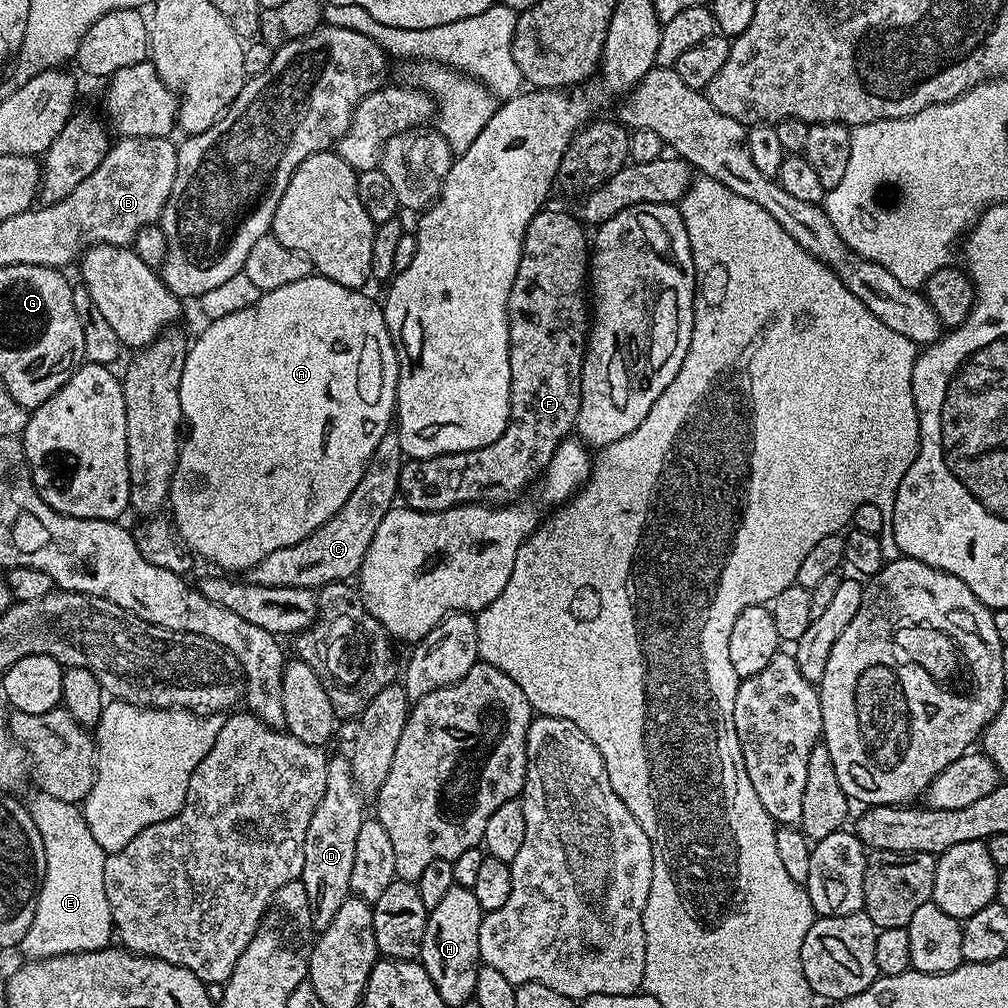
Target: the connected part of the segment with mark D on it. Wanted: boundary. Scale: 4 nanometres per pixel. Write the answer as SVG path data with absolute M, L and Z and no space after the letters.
M333 755L328 762L322 802L318 802L314 818L310 818L310 826L306 826L304 865L299 878L308 891L313 929L323 930L330 926L334 914L338 914L342 902L346 902L351 893L350 873L354 866L354 849L358 843L358 830L362 830L362 822L366 819L363 803L365 801L352 777L351 759L344 757L343 760Z

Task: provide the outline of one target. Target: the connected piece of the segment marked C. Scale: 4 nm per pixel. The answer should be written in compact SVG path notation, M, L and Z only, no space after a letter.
M389 430L382 442L378 442L378 450L374 450L362 474L362 482L354 486L354 494L346 498L342 510L338 510L338 514L318 526L318 530L302 538L302 542L294 542L294 546L274 550L274 554L266 554L266 558L262 558L262 562L258 562L256 567L251 569L251 583L268 587L306 587L319 590L328 584L353 579L365 560L374 531L397 503L400 472L405 463L406 457L400 445L400 437L395 431Z

